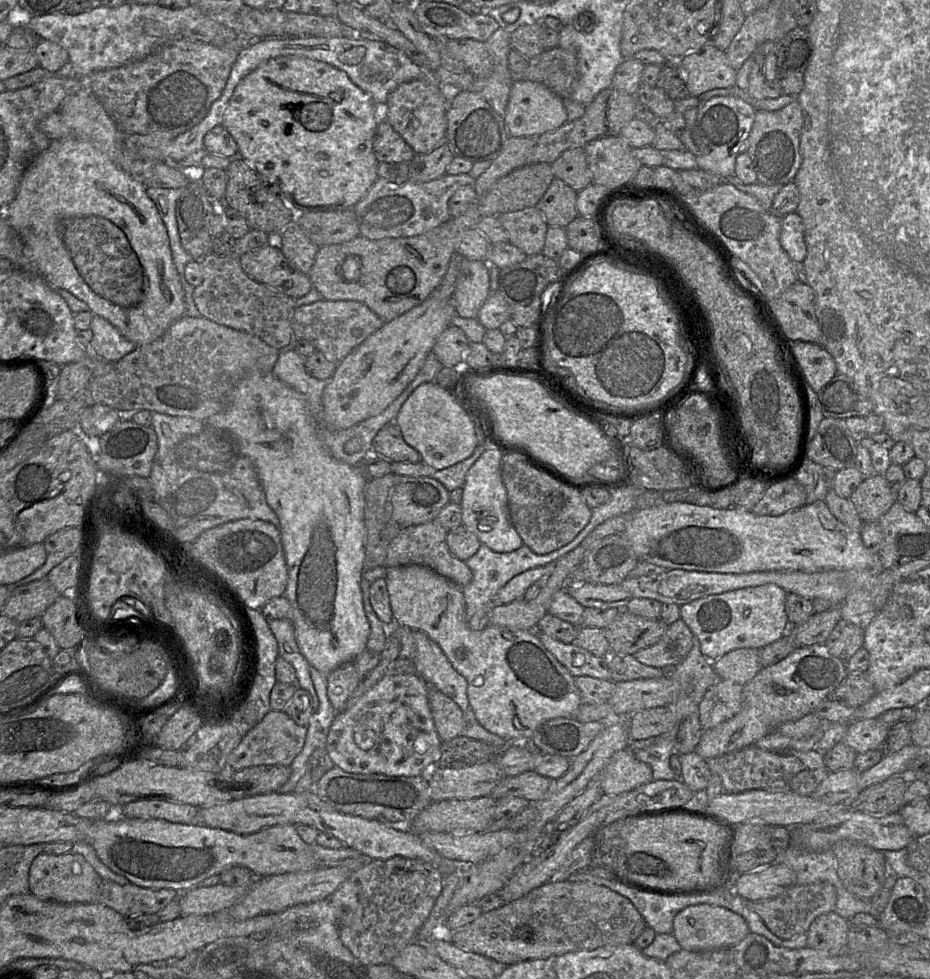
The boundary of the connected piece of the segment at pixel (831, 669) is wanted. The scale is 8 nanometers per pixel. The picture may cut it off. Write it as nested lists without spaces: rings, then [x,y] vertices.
[[[825,644],[797,647],[780,662],[764,667],[753,679],[743,685],[742,706],[740,711],[722,724],[702,732],[694,752],[704,759],[719,757],[724,754],[755,744],[760,738],[773,733],[779,725],[798,720],[810,713],[846,679],[849,675],[847,662],[833,656]]]

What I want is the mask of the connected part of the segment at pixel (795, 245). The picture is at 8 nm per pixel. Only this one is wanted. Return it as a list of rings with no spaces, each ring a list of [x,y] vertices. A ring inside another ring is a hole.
[[[796,212],[782,218],[780,244],[793,262],[802,264],[807,248],[804,240],[804,224]]]

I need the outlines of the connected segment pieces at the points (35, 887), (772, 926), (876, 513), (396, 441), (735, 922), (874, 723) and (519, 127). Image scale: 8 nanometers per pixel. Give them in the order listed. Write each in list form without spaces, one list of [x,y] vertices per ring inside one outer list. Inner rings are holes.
[[[39,854],[29,870],[29,892],[37,898],[58,903],[97,903],[102,878],[91,864],[79,854]]]
[[[828,882],[793,885],[781,895],[759,901],[747,901],[763,920],[769,930],[781,939],[791,939],[801,933],[807,933],[812,922],[820,915],[835,910],[836,889]]]
[[[874,475],[865,478],[849,500],[864,523],[878,522],[897,501],[897,492],[884,475]]]
[[[395,422],[386,424],[377,432],[373,439],[373,454],[380,455],[391,462],[422,461],[420,453],[405,442]]]
[[[691,905],[681,910],[673,921],[673,935],[682,949],[705,951],[733,946],[749,933],[746,920],[739,914],[720,906]]]
[[[879,718],[850,722],[843,741],[857,754],[879,750],[887,739],[890,728]]]
[[[528,80],[514,81],[504,123],[510,137],[531,137],[553,131],[567,123],[563,99],[545,85]]]

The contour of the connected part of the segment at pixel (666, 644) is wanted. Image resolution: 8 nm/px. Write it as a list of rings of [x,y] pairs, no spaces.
[[[679,619],[668,626],[657,643],[638,651],[634,657],[644,665],[662,669],[683,661],[692,647],[693,633]]]

